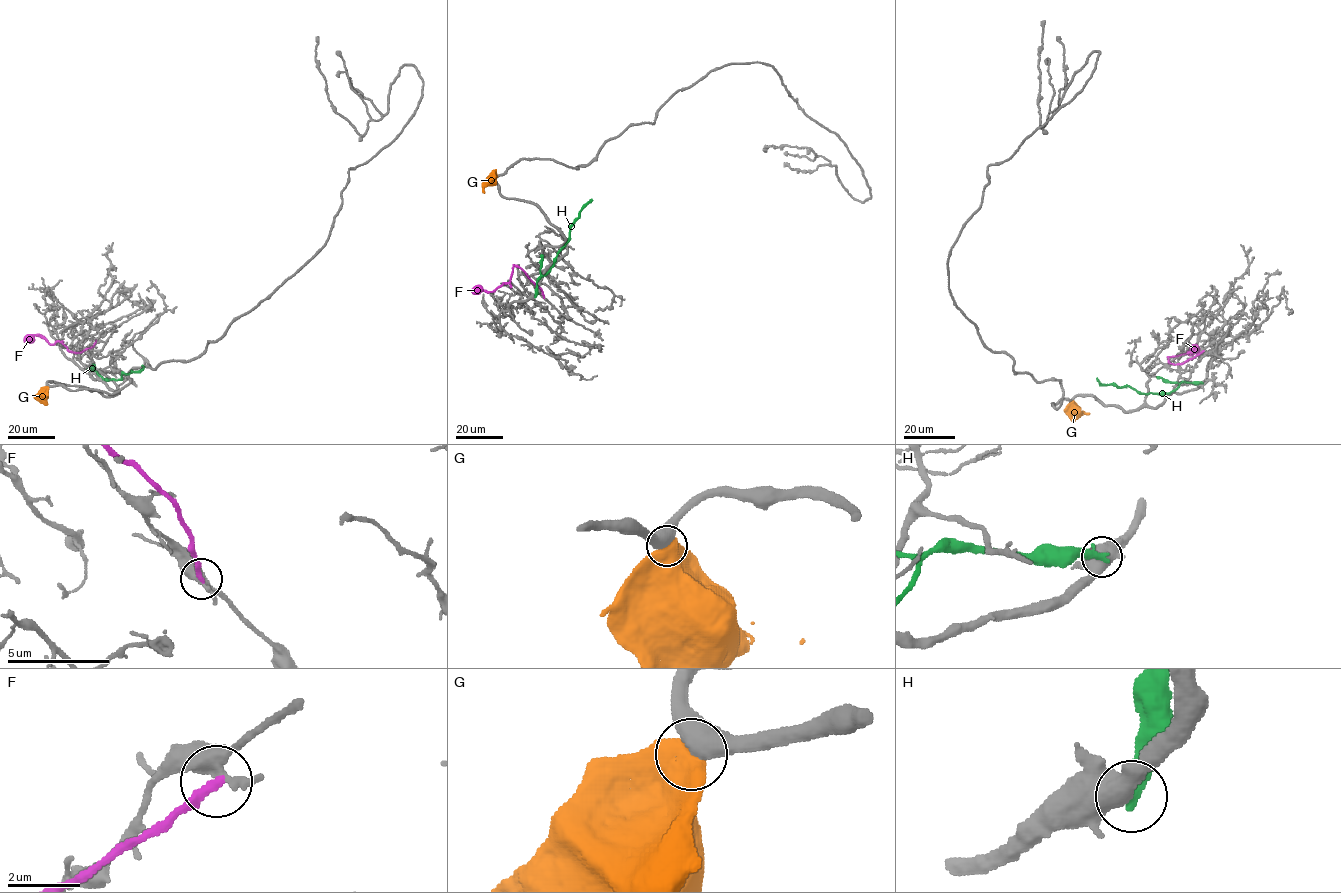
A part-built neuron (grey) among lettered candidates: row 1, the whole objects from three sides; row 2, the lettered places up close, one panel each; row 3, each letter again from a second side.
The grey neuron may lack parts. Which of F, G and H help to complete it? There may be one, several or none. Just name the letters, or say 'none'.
G

